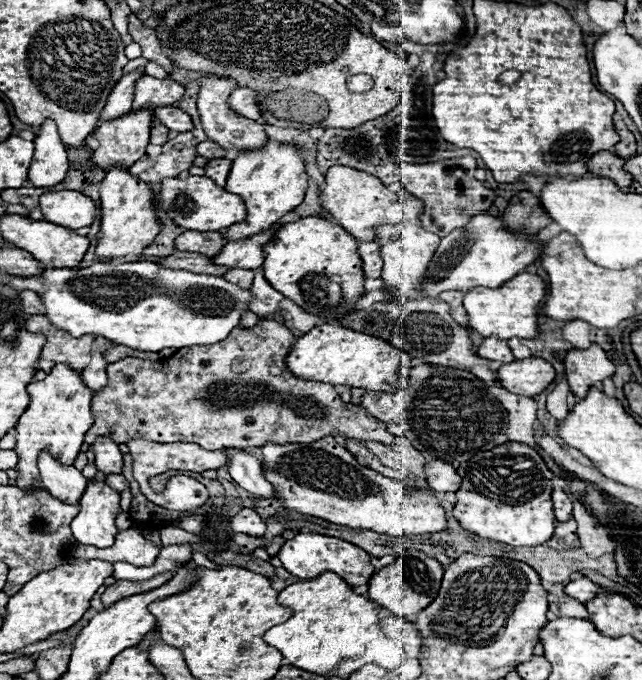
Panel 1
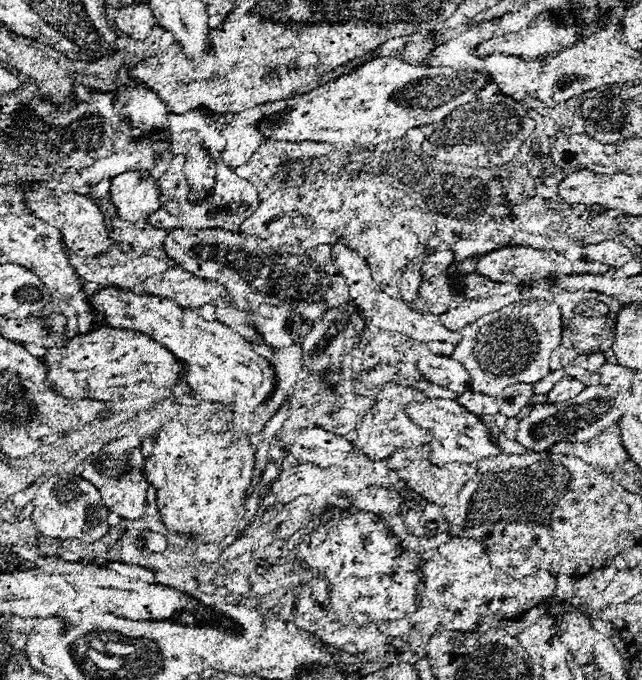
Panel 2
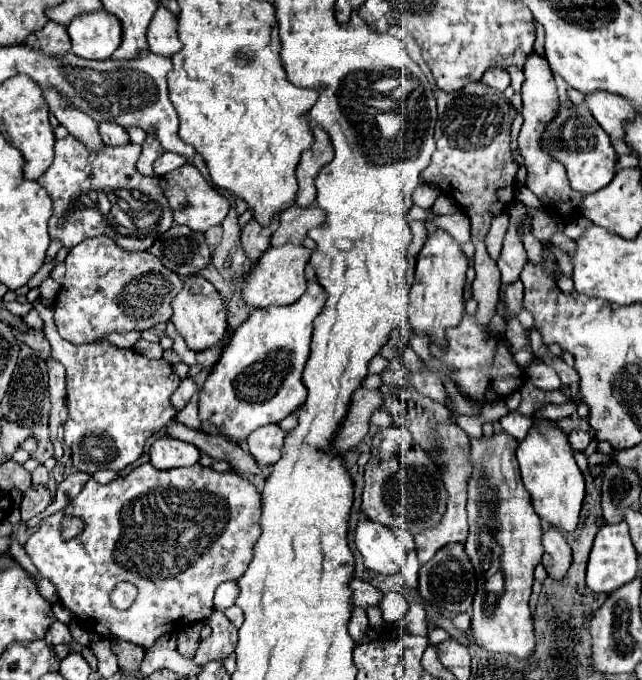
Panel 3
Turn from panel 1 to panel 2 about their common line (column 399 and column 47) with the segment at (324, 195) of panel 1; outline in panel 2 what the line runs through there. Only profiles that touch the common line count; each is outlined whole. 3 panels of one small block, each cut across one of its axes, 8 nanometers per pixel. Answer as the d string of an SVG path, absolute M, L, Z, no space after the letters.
M76 192L60 194L60 196L50 194L36 200L26 200L26 208L36 218L58 228L62 234L62 244L80 256L98 256L108 246L108 230L104 224L102 210L84 194L76 194Z

